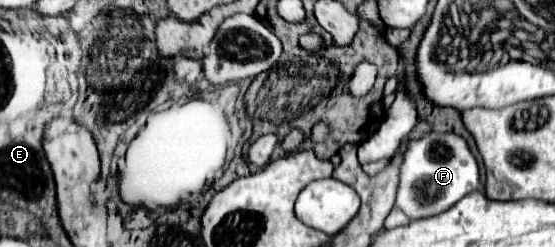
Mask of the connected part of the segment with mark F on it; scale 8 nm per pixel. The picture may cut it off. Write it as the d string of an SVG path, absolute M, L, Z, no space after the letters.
M453 131L429 133L425 135L425 139L413 141L407 147L401 165L401 179L395 205L409 219L433 217L453 207L465 195L473 193L477 185L479 185L479 165L473 153L469 151L467 141Z

